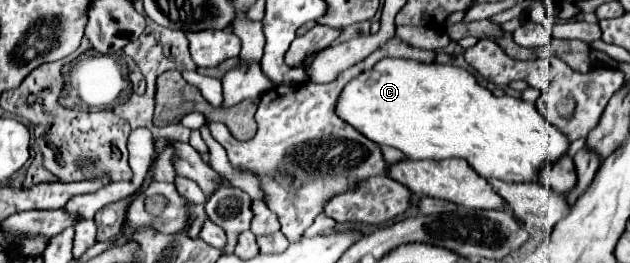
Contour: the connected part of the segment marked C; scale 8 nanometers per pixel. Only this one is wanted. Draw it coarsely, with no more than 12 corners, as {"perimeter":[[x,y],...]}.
{"perimeter":[[383,58],[337,114],[413,160],[537,182],[569,152],[535,104]]}

